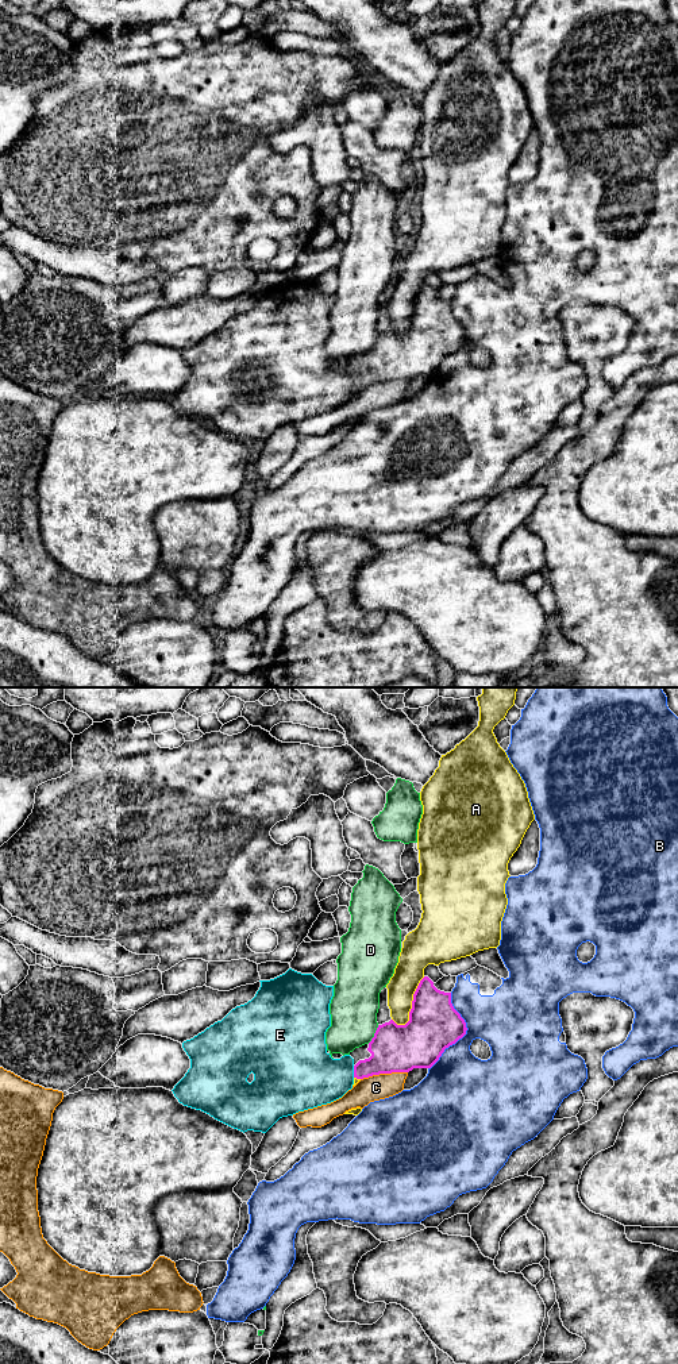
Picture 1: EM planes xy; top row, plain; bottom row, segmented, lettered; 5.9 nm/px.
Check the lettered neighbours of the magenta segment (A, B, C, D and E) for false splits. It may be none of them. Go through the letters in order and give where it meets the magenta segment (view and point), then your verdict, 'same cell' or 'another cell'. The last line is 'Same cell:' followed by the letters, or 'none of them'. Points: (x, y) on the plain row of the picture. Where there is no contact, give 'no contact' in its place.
A: meets magenta in xy at (412, 312); another cell
B: meets magenta in xy at (465, 342); another cell
C: meets magenta in xy at (384, 381); another cell
D: meets magenta in xy at (374, 343); another cell
E: meets magenta in xy at (354, 380); same cell
Same cell: E

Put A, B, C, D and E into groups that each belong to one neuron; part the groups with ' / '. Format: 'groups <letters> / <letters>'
groups A / B / C / D / E

